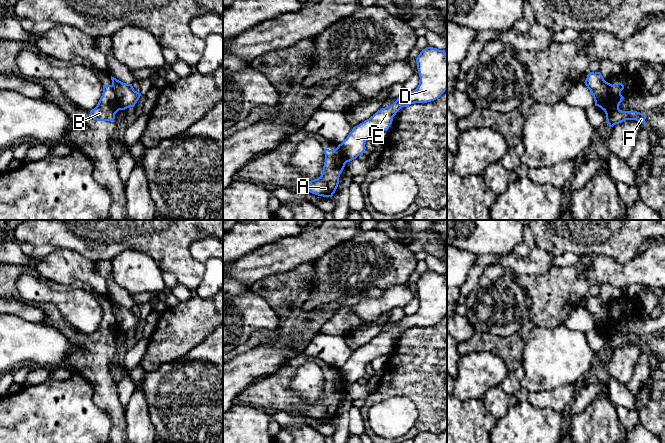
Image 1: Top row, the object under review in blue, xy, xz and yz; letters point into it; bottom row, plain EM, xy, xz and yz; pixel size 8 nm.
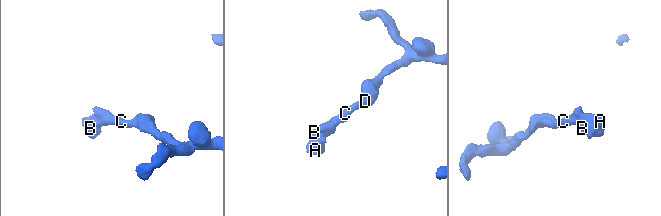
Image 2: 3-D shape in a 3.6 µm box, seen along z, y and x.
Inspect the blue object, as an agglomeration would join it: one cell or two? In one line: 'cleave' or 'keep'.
cleave

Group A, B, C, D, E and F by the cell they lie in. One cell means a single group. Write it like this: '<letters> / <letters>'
A B F / C D E

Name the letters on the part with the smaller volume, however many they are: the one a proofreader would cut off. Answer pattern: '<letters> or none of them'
A, B, F

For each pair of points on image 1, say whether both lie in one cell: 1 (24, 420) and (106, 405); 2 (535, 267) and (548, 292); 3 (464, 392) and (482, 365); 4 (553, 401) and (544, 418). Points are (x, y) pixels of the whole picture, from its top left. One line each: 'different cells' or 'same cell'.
1: different cells
2: different cells
3: same cell
4: different cells

